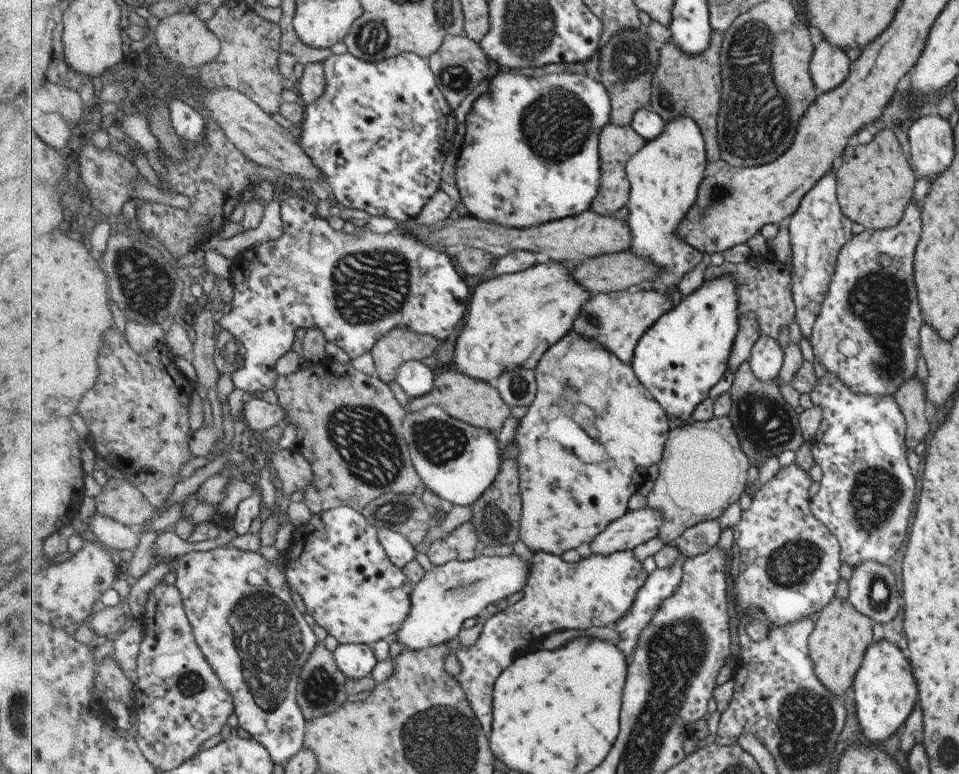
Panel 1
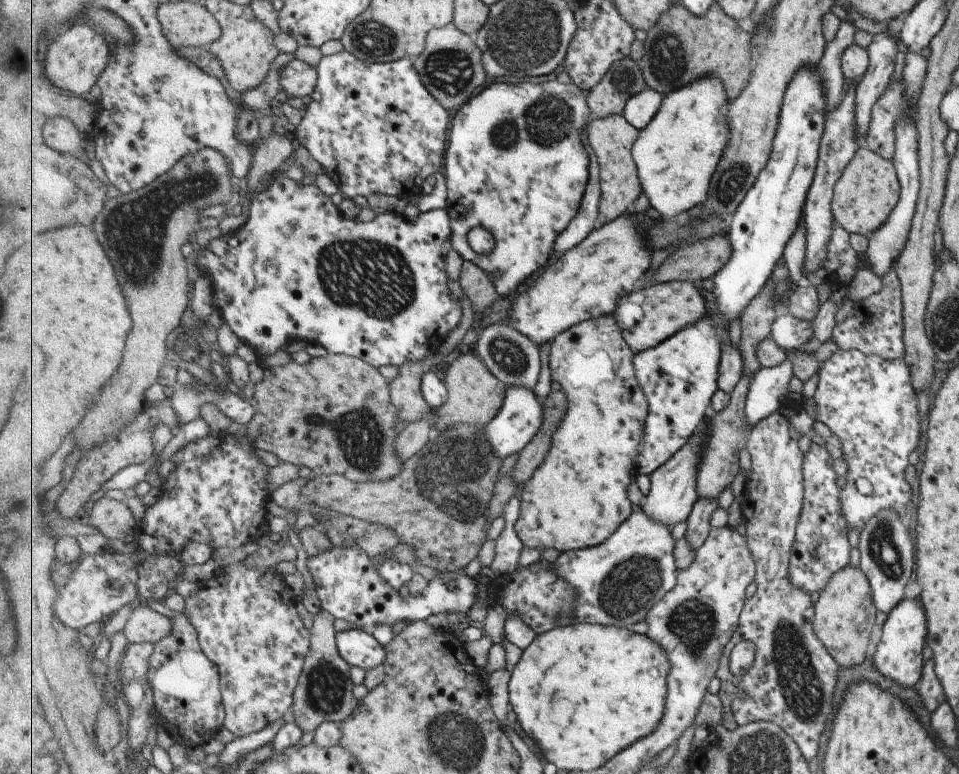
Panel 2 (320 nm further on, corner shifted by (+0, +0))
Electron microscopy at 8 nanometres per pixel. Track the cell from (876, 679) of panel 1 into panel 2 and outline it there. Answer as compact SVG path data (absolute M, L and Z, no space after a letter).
M901 599L888 612L882 624L881 637L872 654L872 662L881 675L891 678L901 686L915 687L922 673L923 644L925 644L925 612L923 608L919 608L917 600Z

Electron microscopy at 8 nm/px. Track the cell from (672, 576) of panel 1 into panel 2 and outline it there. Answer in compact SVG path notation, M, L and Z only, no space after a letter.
M698 497L694 504L691 516L688 518L686 535L691 546L697 550L708 539L713 530L711 516L720 508L718 500Z

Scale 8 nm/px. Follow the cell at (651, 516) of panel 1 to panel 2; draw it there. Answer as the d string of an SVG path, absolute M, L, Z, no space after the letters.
M707 418L700 429L693 434L689 442L681 447L663 467L659 467L651 476L651 492L642 499L641 509L651 518L669 525L671 528L681 521L686 521L691 516L694 504L698 499L698 474L700 462L710 441L708 435Z

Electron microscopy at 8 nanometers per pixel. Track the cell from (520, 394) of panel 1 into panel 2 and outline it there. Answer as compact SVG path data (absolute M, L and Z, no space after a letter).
M505 321L500 324L492 323L483 329L476 342L476 352L487 368L508 387L521 385L531 389L539 382L543 362L538 346L529 339Z

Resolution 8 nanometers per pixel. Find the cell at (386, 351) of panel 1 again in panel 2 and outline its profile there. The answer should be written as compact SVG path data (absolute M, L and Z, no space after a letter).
M433 355L399 367L399 376L391 381L391 389L393 404L398 408L403 422L414 423L429 416L432 407L424 397L422 384L431 366L439 362L441 357Z

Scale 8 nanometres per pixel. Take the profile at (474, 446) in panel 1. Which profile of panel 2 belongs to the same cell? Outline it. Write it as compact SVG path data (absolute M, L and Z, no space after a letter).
M526 386L508 387L507 396L499 414L491 423L486 424L486 433L489 442L498 454L498 457L507 458L511 454L518 454L532 442L535 435L541 430L544 423L544 404L539 402L535 392Z

